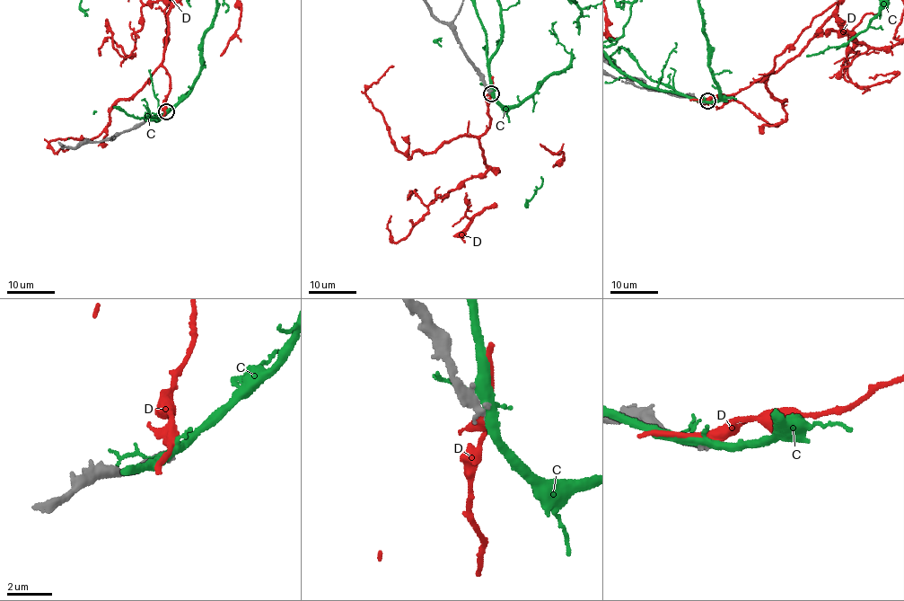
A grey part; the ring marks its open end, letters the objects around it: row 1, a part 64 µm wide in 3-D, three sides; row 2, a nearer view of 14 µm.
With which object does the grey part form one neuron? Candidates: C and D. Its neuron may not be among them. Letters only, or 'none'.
none

